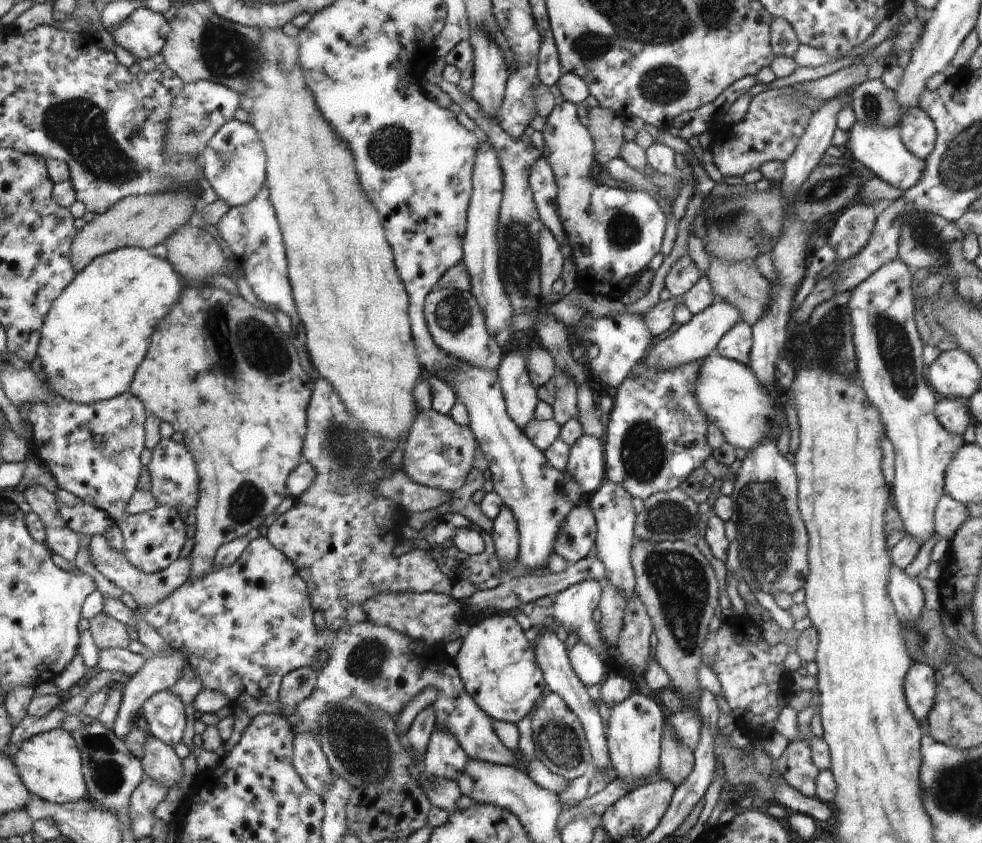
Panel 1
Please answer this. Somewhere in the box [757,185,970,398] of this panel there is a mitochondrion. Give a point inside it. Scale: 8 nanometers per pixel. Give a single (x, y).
(830, 336)

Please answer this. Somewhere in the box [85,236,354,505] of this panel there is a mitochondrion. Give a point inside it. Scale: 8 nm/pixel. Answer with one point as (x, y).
(259, 355)

